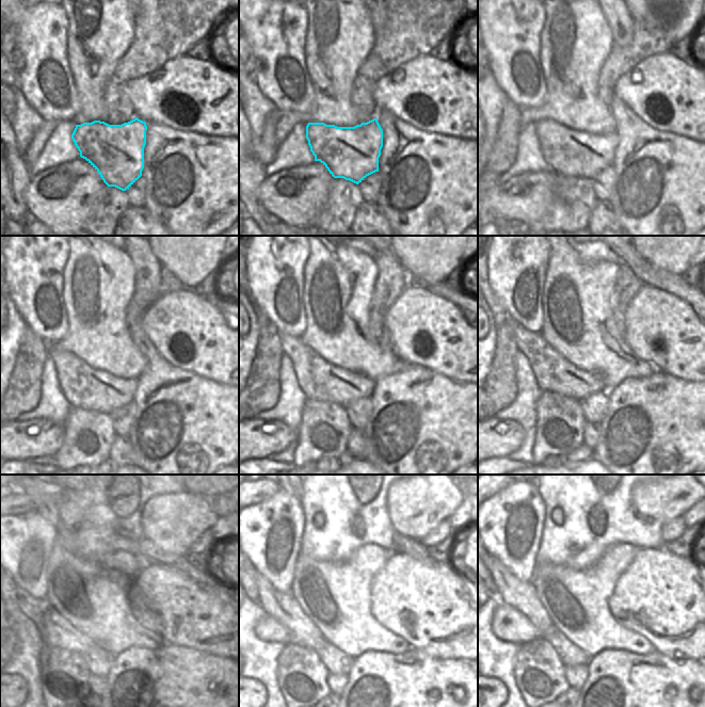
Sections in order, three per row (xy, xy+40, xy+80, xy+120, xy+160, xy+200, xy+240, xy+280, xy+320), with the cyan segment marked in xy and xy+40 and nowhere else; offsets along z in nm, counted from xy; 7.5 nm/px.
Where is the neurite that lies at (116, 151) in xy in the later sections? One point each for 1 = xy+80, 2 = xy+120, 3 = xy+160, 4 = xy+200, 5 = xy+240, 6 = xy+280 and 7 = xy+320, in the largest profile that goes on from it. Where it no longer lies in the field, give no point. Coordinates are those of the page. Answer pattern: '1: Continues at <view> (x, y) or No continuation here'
1: Continues at xy+80 (567, 151)
2: Continues at xy+120 (84, 386)
3: Continues at xy+160 (319, 380)
4: Continues at xy+200 (554, 373)
5: Continues at xy+240 (65, 619)
6: Continues at xy+280 (283, 606)
7: Continues at xy+320 (522, 595).

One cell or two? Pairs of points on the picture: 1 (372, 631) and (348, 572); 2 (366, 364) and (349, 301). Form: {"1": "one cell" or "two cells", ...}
{"1": "one cell", "2": "one cell"}

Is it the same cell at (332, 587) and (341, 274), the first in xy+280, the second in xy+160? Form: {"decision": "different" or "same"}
{"decision": "same"}

